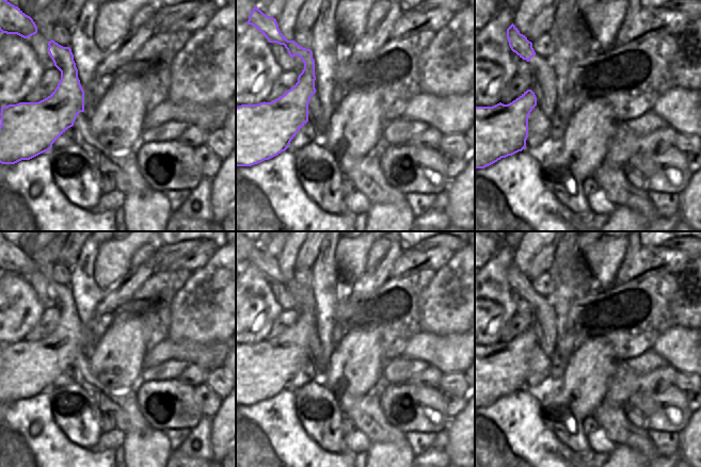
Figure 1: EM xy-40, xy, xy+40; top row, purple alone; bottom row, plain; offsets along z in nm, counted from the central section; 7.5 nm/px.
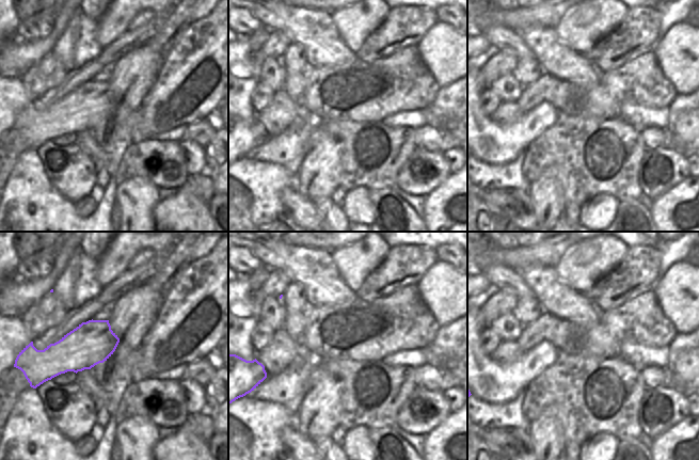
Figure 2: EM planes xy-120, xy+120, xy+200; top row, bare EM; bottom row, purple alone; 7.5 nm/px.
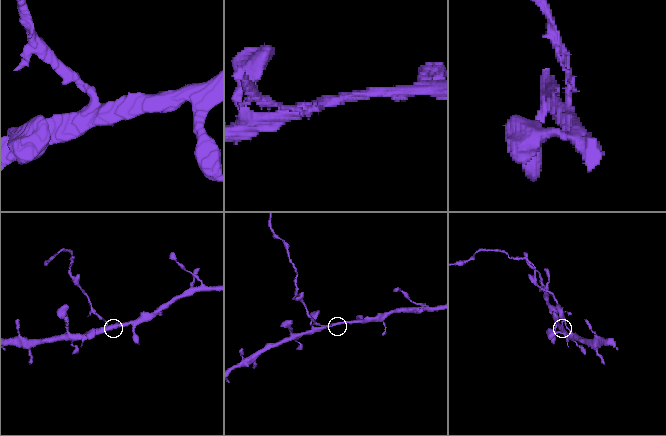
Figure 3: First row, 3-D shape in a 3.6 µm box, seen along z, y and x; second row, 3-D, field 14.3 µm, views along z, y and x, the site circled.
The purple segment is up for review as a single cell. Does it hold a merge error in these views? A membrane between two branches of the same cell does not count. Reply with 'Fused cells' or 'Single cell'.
Fused cells.

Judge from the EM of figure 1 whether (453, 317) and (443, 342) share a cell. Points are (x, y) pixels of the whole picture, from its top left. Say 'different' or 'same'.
different

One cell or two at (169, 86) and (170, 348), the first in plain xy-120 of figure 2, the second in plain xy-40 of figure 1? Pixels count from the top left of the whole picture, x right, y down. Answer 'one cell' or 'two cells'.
two cells

